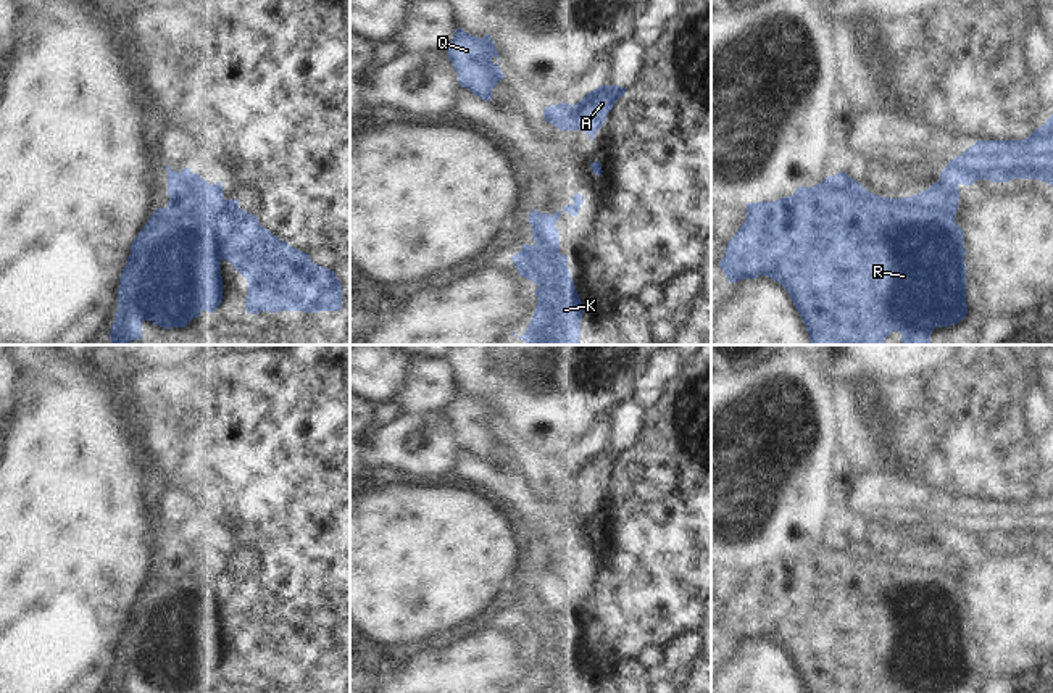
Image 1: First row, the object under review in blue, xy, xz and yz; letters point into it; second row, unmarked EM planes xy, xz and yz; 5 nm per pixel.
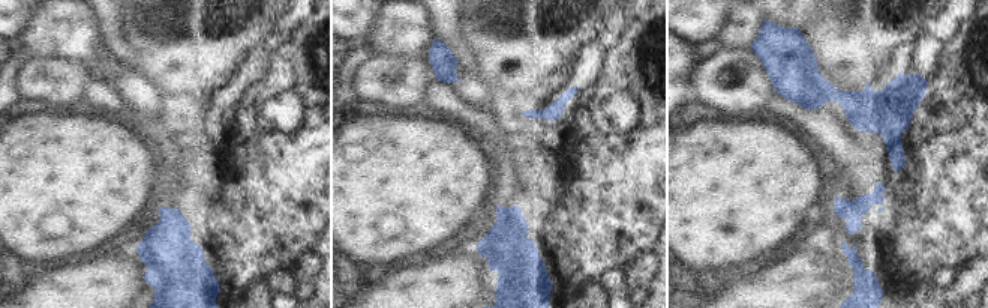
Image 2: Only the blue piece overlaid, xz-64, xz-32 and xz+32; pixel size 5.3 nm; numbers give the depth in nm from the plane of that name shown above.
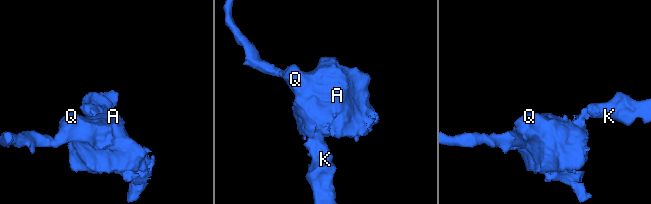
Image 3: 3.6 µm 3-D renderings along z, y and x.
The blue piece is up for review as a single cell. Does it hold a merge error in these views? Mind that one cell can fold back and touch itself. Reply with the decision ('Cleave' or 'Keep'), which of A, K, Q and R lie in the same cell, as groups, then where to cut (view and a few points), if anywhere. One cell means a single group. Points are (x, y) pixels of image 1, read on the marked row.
Cleave. Groups: A Q R / K. Split along xz (555, 223), (544, 221), (532, 228).

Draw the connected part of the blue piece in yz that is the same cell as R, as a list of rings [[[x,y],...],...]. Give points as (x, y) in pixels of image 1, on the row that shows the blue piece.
[[[839,172],[810,189],[798,187],[793,195],[776,201],[747,203],[747,219],[737,234],[729,240],[726,255],[719,261],[719,268],[724,271],[730,284],[743,279],[756,279],[760,276],[768,276],[779,282],[787,290],[808,329],[810,345],[884,345],[885,338],[893,330],[901,334],[901,345],[930,345],[930,332],[934,329],[958,324],[968,314],[964,235],[963,229],[955,221],[955,214],[959,208],[958,198],[958,182],[945,172],[940,172],[940,181],[932,184],[927,190],[906,198],[874,195],[859,182],[853,181],[847,172]]]

